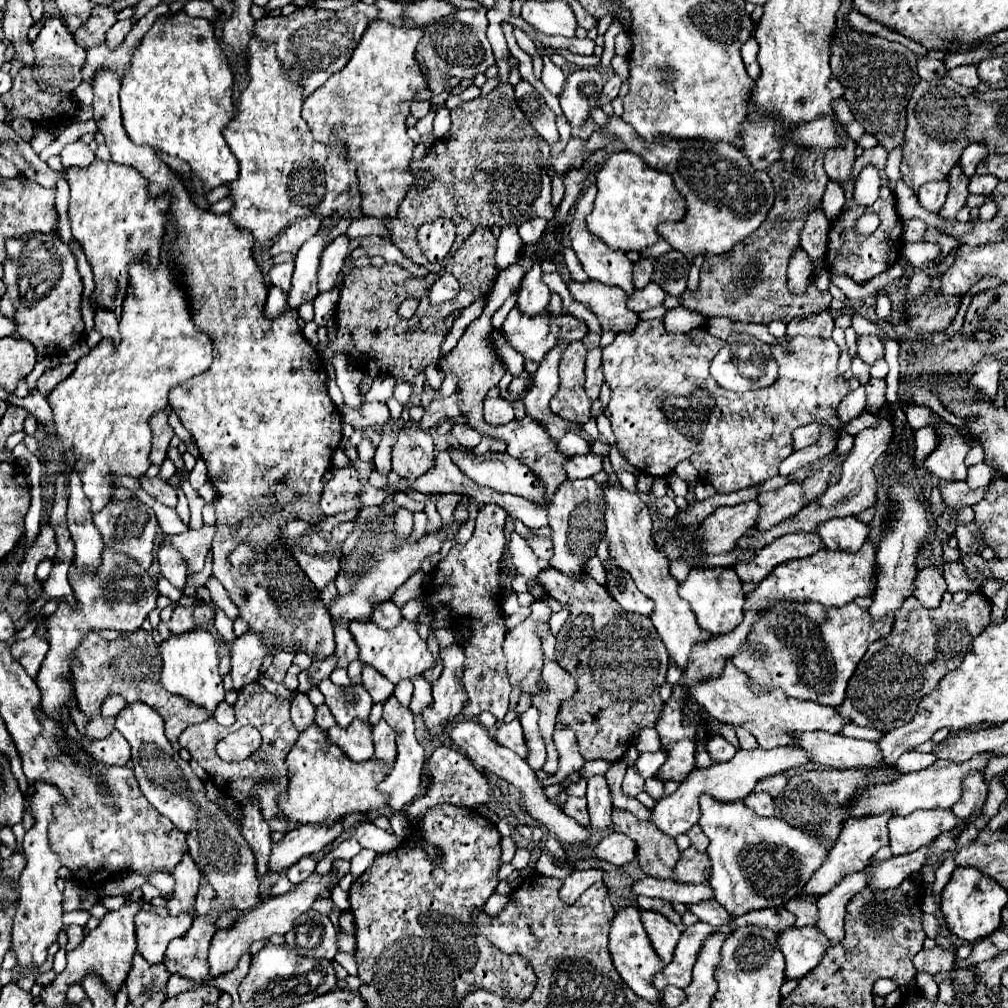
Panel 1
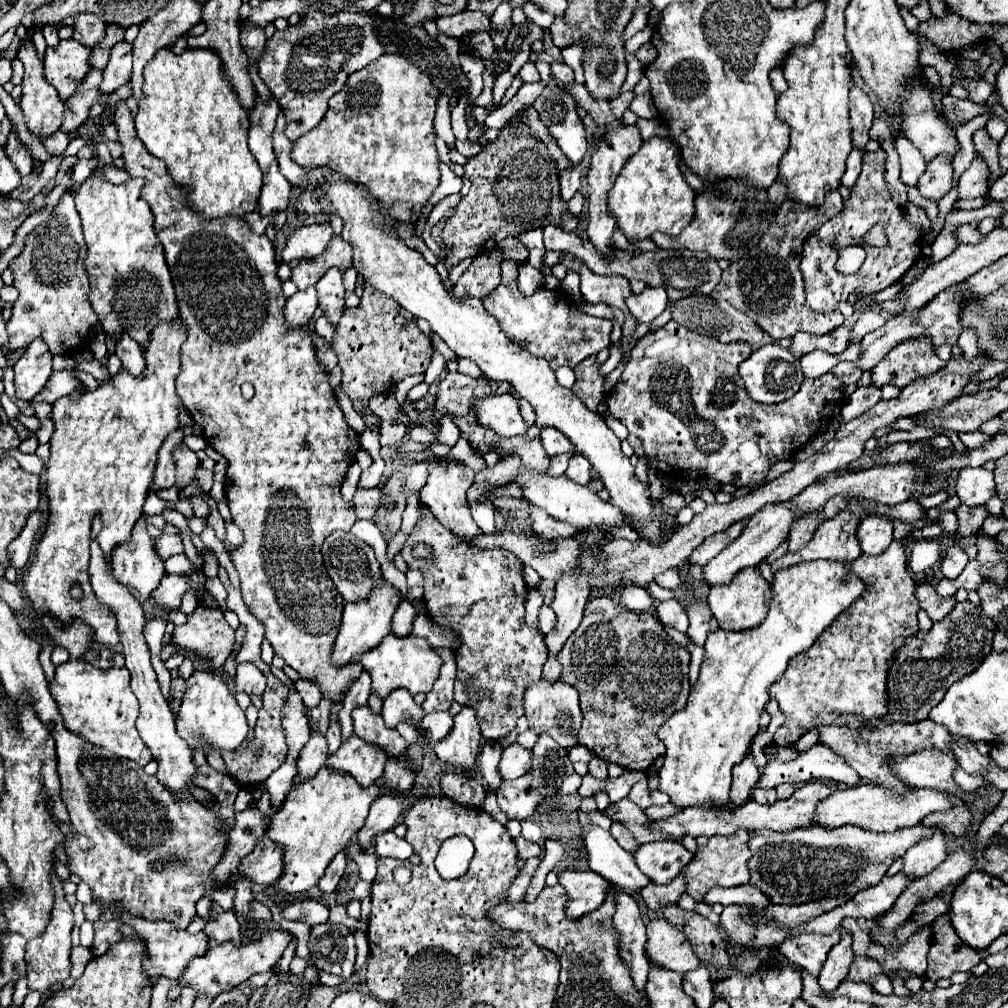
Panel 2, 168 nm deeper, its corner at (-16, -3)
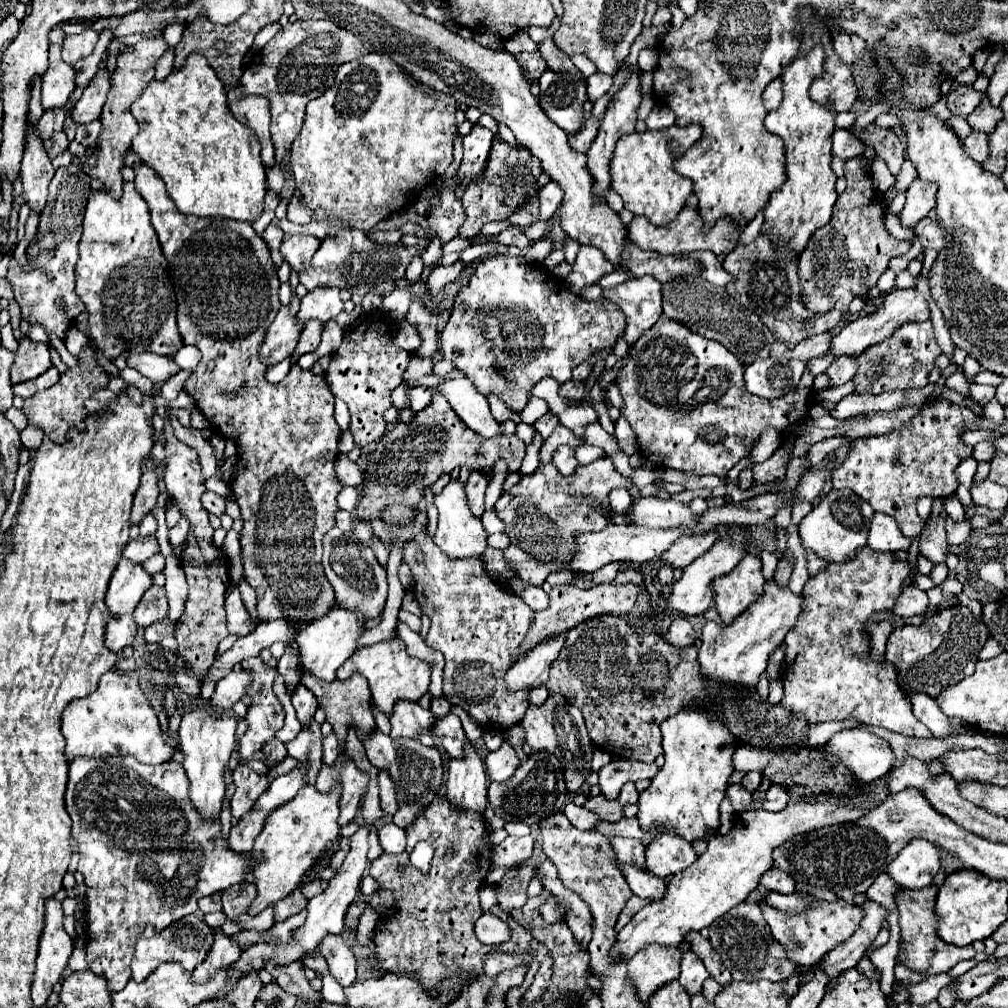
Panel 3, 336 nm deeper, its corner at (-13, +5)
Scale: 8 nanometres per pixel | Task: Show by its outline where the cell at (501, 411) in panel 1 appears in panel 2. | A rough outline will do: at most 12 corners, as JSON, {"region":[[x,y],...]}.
{"region":[[510,393],[476,399],[482,425],[502,437],[524,435],[528,423]]}

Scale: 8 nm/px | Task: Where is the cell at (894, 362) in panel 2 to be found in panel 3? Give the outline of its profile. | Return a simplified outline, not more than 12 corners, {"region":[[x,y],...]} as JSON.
{"region":[[931,321],[857,355],[855,393],[925,387],[941,349]]}

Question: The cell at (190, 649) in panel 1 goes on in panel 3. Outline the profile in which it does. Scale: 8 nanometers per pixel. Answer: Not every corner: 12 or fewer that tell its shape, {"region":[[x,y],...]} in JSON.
{"region":[[183,715],[179,749],[189,799],[219,821],[235,717]]}

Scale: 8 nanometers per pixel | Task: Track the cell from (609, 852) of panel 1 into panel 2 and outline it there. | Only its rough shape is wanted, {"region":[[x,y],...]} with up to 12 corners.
{"region":[[680,841],[640,845],[646,877],[668,883],[694,855]]}

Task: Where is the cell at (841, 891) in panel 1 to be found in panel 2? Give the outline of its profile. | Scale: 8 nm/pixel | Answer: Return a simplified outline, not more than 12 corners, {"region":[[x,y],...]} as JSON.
{"region":[[842,933],[820,971],[818,983],[834,991],[852,963],[852,935]]}

